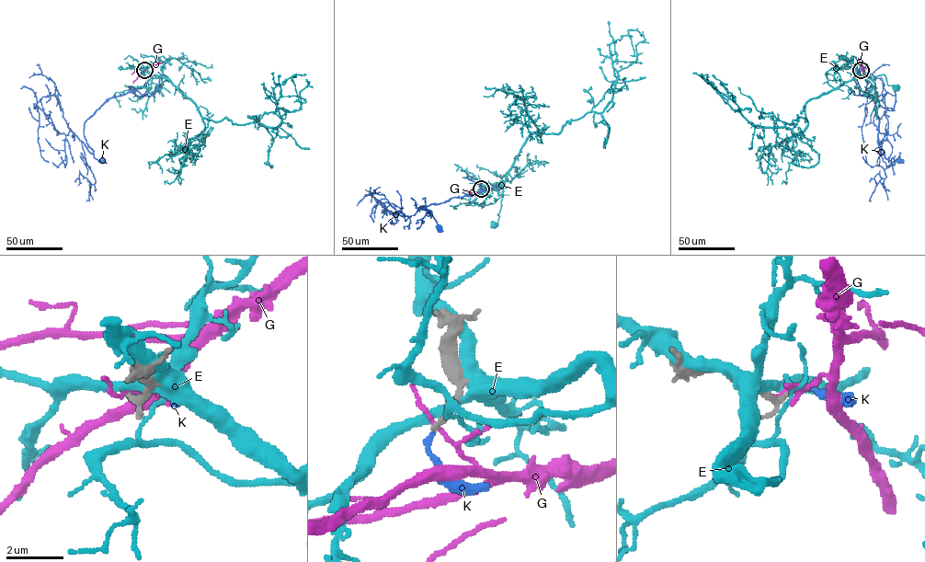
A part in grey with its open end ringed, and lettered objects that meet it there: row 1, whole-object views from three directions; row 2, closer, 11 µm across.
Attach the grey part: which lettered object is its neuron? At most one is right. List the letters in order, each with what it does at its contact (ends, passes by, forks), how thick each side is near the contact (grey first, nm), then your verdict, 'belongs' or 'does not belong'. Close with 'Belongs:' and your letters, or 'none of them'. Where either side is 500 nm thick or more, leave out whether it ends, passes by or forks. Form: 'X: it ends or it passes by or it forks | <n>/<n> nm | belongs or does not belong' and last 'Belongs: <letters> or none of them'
E: it passes by | 150/320 nm | does not belong
G: it forks | 150/90 nm | does not belong
K: it ends | 140/170 nm | belongs
Belongs: K

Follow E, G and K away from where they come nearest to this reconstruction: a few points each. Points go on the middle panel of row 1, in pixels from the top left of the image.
E: (480, 189), (486, 186), (495, 189), (504, 184), (498, 222), (493, 225)
G: (481, 189), (498, 189), (506, 186)
K: (481, 189), (496, 187), (476, 194), (419, 207), (428, 212), (439, 227)

